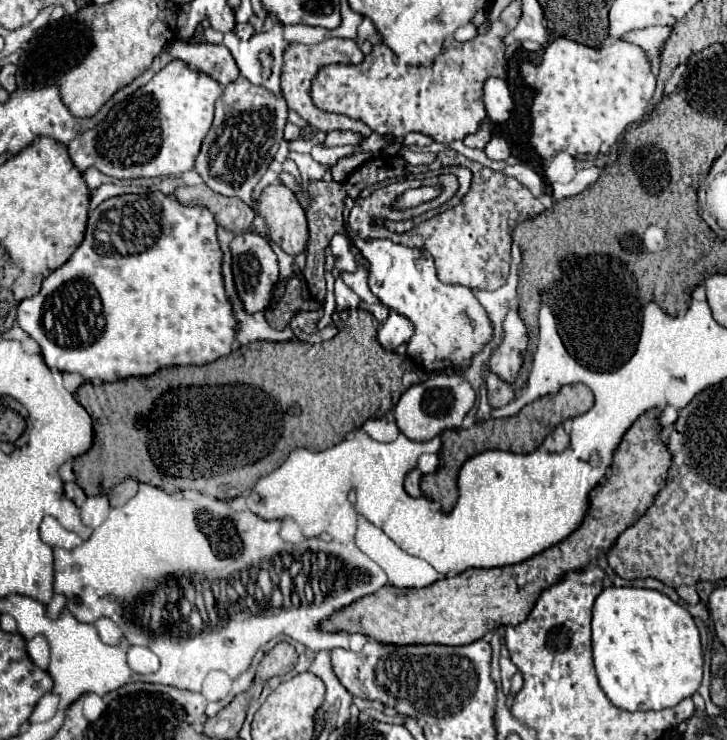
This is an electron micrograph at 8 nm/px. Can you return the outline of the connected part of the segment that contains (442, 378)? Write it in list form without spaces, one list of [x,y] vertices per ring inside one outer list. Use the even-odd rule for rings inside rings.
[[[438,371],[432,373],[428,381],[416,383],[408,391],[404,391],[394,409],[394,415],[398,429],[408,439],[426,441],[440,435],[444,429],[460,427],[466,413],[474,407],[474,401],[476,401],[476,391],[460,371]]]

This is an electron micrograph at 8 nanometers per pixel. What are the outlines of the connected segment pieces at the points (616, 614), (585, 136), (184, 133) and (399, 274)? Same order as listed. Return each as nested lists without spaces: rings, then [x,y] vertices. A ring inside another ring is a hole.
[[[608,587],[596,601],[592,611],[592,651],[594,667],[606,697],[626,711],[662,711],[692,697],[702,681],[702,645],[692,615],[668,595],[640,587]]]
[[[560,37],[548,45],[540,65],[526,61],[520,73],[524,83],[536,91],[536,101],[532,101],[530,109],[530,147],[542,159],[550,159],[562,151],[572,157],[608,153],[624,129],[644,117],[656,89],[646,55],[640,47],[624,41],[596,51]]]
[[[170,61],[126,101],[116,103],[98,127],[76,135],[68,145],[68,153],[80,173],[96,167],[114,179],[182,177],[194,169],[202,139],[212,125],[214,103],[220,95],[222,87],[218,81],[188,69],[182,61]]]
[[[352,239],[354,247],[368,261],[370,291],[388,309],[414,323],[414,335],[408,341],[408,355],[428,371],[446,367],[464,367],[492,337],[492,325],[474,293],[462,285],[440,283],[434,259],[426,249],[396,245],[390,239]]]

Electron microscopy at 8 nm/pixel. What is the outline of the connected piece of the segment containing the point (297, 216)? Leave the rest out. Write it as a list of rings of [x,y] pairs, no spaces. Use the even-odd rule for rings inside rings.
[[[282,183],[268,185],[260,199],[258,211],[266,221],[270,239],[290,255],[304,251],[308,241],[306,213],[300,207],[296,195]]]

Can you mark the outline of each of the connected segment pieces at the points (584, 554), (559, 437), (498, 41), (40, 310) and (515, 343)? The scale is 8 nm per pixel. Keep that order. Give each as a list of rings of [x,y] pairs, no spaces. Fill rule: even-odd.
[[[648,411],[638,421],[624,433],[616,453],[614,461],[610,465],[610,477],[602,481],[598,487],[590,491],[590,503],[586,517],[578,525],[574,533],[570,533],[566,539],[556,543],[554,547],[522,561],[516,565],[508,567],[496,567],[496,569],[468,569],[460,575],[454,577],[444,577],[428,587],[422,589],[398,589],[398,587],[382,587],[376,593],[370,593],[348,607],[336,611],[330,615],[326,621],[320,623],[320,631],[326,633],[336,633],[336,631],[346,631],[346,633],[362,633],[370,639],[376,639],[378,643],[386,645],[468,645],[478,639],[482,639],[488,631],[498,629],[500,625],[518,625],[522,623],[528,613],[532,611],[532,605],[540,591],[556,583],[566,571],[578,571],[588,565],[590,559],[596,559],[604,551],[610,549],[610,545],[616,541],[616,535],[630,527],[630,523],[636,523],[646,509],[652,505],[656,493],[662,489],[662,483],[666,483],[668,467],[670,467],[670,453],[666,451],[666,445],[658,437],[658,411]]]
[[[558,425],[546,439],[544,439],[544,449],[546,451],[550,451],[550,453],[560,453],[560,451],[564,451],[566,447],[568,447],[568,443],[570,443],[570,435],[562,429],[562,425]]]
[[[490,27],[484,35],[478,35],[472,41],[456,43],[450,39],[450,47],[444,47],[442,53],[434,59],[432,65],[408,65],[400,63],[394,51],[386,43],[374,45],[372,53],[364,57],[360,65],[328,65],[324,67],[312,83],[312,99],[316,107],[328,113],[340,113],[352,119],[366,123],[378,135],[392,135],[394,143],[402,143],[406,133],[418,131],[434,137],[440,143],[452,143],[464,139],[470,133],[476,133],[480,123],[486,119],[482,105],[482,83],[488,77],[506,77],[504,69],[504,35],[512,27]]]
[[[158,191],[156,193],[144,193],[144,195],[120,195],[120,197],[112,197],[112,199],[104,201],[102,205],[98,205],[90,213],[84,241],[74,251],[70,261],[66,261],[60,269],[52,271],[44,279],[42,289],[40,289],[40,293],[36,297],[24,299],[18,305],[20,327],[40,345],[40,353],[44,357],[44,363],[50,369],[68,371],[68,373],[80,373],[86,381],[88,379],[116,381],[116,377],[124,379],[124,377],[130,377],[130,375],[152,375],[160,367],[172,367],[172,365],[206,365],[206,363],[212,363],[218,357],[224,357],[224,355],[228,355],[232,351],[234,329],[236,329],[236,321],[234,321],[234,315],[232,315],[230,301],[224,295],[220,263],[222,263],[222,251],[220,251],[218,239],[216,239],[216,221],[214,221],[212,213],[206,207],[186,207],[186,205],[180,205],[174,197],[162,195]],[[154,211],[160,211],[160,221],[158,221],[160,235],[158,235],[156,241],[154,241]],[[86,281],[96,287],[98,297],[102,301],[102,315],[106,319],[106,327],[104,329],[102,327],[92,327],[92,291],[86,291]]]
[[[516,307],[508,309],[502,329],[504,329],[502,343],[492,351],[488,365],[490,365],[492,373],[496,373],[500,379],[512,383],[522,367],[522,355],[528,345],[526,325],[520,319]]]

